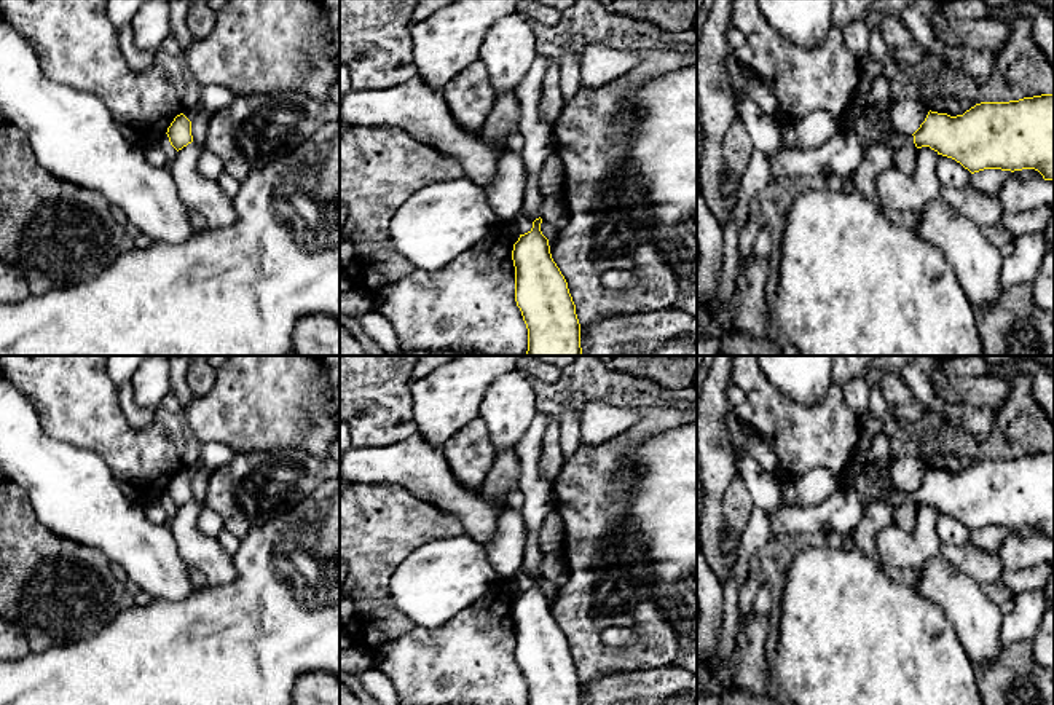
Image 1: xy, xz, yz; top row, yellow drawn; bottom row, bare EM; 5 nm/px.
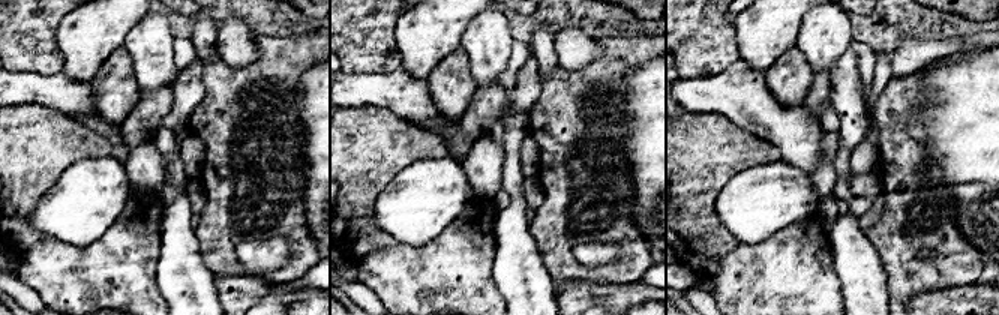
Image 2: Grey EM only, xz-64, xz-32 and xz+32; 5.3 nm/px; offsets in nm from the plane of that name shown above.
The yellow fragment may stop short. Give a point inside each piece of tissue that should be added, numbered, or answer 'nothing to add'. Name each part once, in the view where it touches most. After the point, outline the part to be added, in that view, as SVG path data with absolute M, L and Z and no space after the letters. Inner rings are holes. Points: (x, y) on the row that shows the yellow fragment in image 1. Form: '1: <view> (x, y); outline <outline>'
1: yz (896, 139); outline M893 131L891 134L885 136L883 140L888 142L893 150L906 145L915 145L914 136L901 131Z

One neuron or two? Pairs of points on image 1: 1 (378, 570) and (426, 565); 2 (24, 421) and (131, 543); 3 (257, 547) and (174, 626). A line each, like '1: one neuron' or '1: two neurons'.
1: two neurons
2: one neuron
3: one neuron

